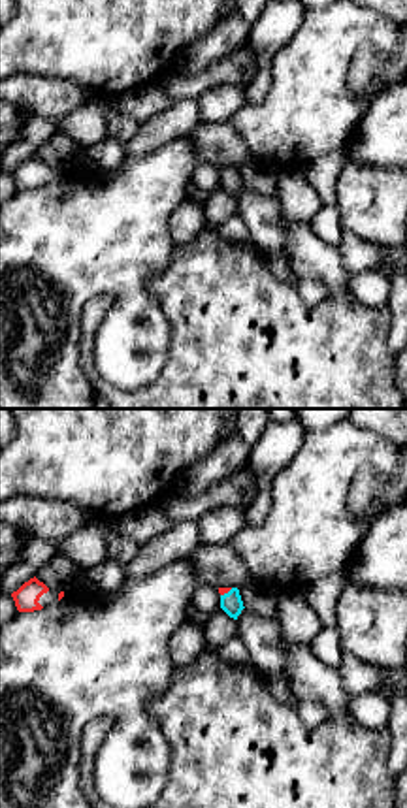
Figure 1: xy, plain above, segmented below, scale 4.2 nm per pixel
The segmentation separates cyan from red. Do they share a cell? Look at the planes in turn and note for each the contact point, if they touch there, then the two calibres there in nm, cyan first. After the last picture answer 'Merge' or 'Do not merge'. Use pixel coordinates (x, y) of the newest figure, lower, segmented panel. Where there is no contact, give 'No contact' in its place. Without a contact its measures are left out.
Touches cyan at (228, 592). Thickness 90 nm (cyan) against 30 nm

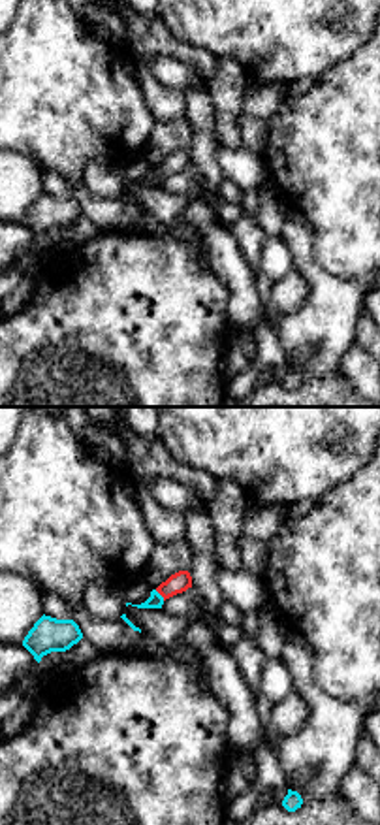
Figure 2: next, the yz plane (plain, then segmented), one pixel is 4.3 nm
Touches cyan at (160, 596). Thickness 60 nm (cyan) against 90 nm

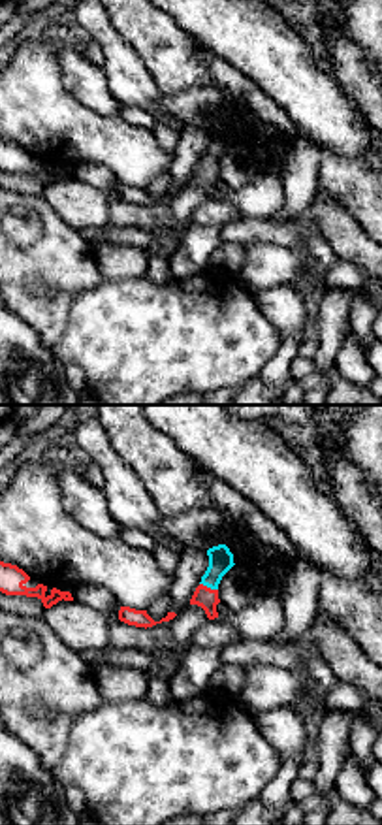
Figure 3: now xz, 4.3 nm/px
Touches cyan at (209, 586). Thickness 110 nm (cyan) against 90 nm

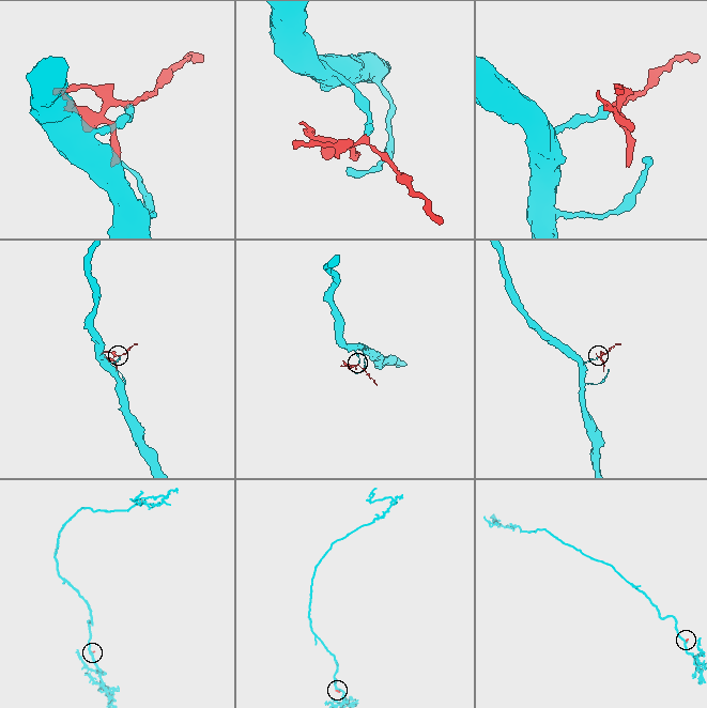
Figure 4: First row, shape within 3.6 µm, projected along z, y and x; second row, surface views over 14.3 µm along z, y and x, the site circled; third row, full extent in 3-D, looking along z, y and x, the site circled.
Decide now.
Merge

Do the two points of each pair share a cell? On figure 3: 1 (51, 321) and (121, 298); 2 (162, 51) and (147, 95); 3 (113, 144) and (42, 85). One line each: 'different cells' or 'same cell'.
1: different cells
2: different cells
3: same cell

